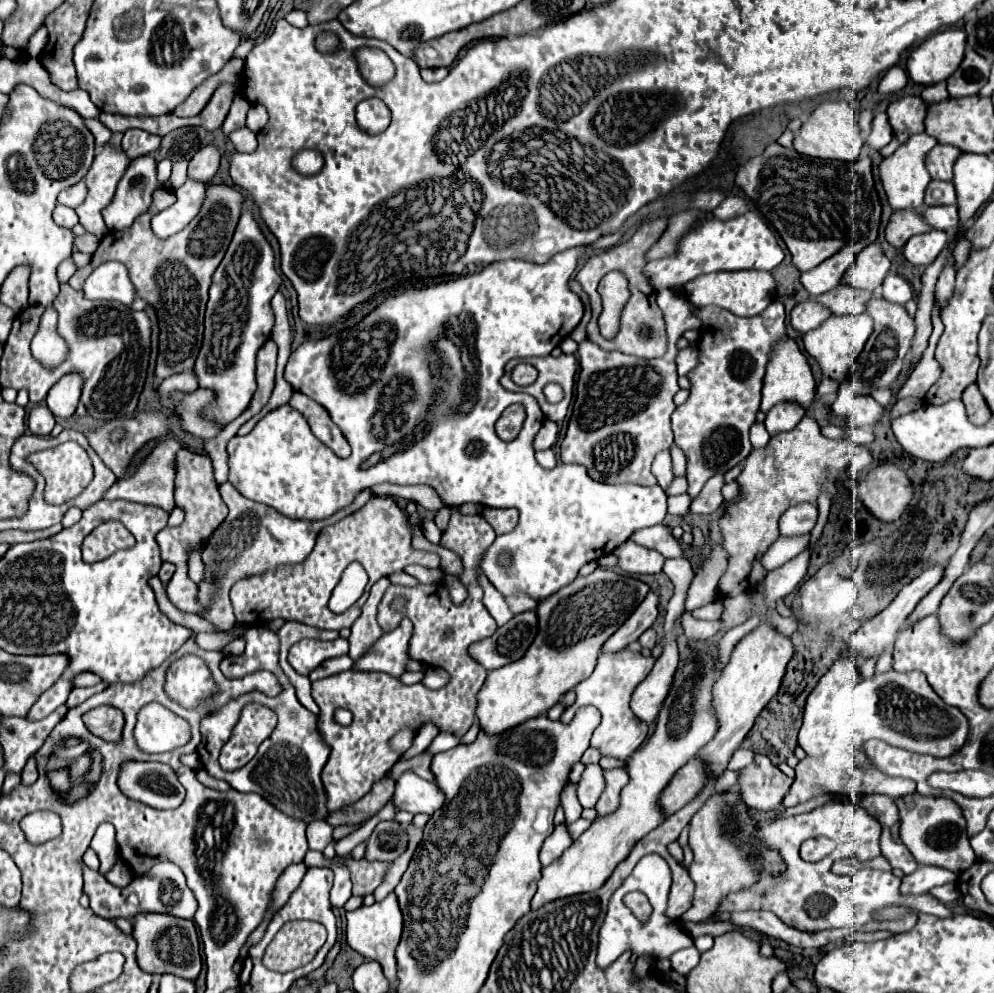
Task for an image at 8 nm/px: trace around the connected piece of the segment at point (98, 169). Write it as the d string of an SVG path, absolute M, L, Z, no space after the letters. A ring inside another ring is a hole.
M106 143L102 153L94 157L94 163L86 175L88 197L82 205L76 207L80 223L88 233L102 239L108 233L108 227L102 219L102 209L112 201L120 177L130 165L128 155L124 155L120 145Z

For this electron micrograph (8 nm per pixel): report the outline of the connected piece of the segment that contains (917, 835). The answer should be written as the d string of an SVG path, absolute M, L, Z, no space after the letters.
M916 793L910 801L910 807L904 803L904 799L898 799L896 803L900 809L900 839L910 849L916 863L938 865L948 871L960 873L976 861L976 855L968 841L966 821L962 817L960 807L952 799L922 797Z

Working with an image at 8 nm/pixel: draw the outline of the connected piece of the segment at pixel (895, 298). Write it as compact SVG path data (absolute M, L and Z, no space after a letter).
M890 273L882 283L882 297L890 303L904 305L906 301L910 301L914 297L914 293L912 293L912 287L908 285L906 279L902 279L900 275Z

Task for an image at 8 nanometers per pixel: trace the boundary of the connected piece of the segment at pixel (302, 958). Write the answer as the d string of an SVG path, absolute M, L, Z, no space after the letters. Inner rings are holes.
M288 921L267 948L262 962L270 970L286 973L310 963L324 945L326 931L314 921Z

